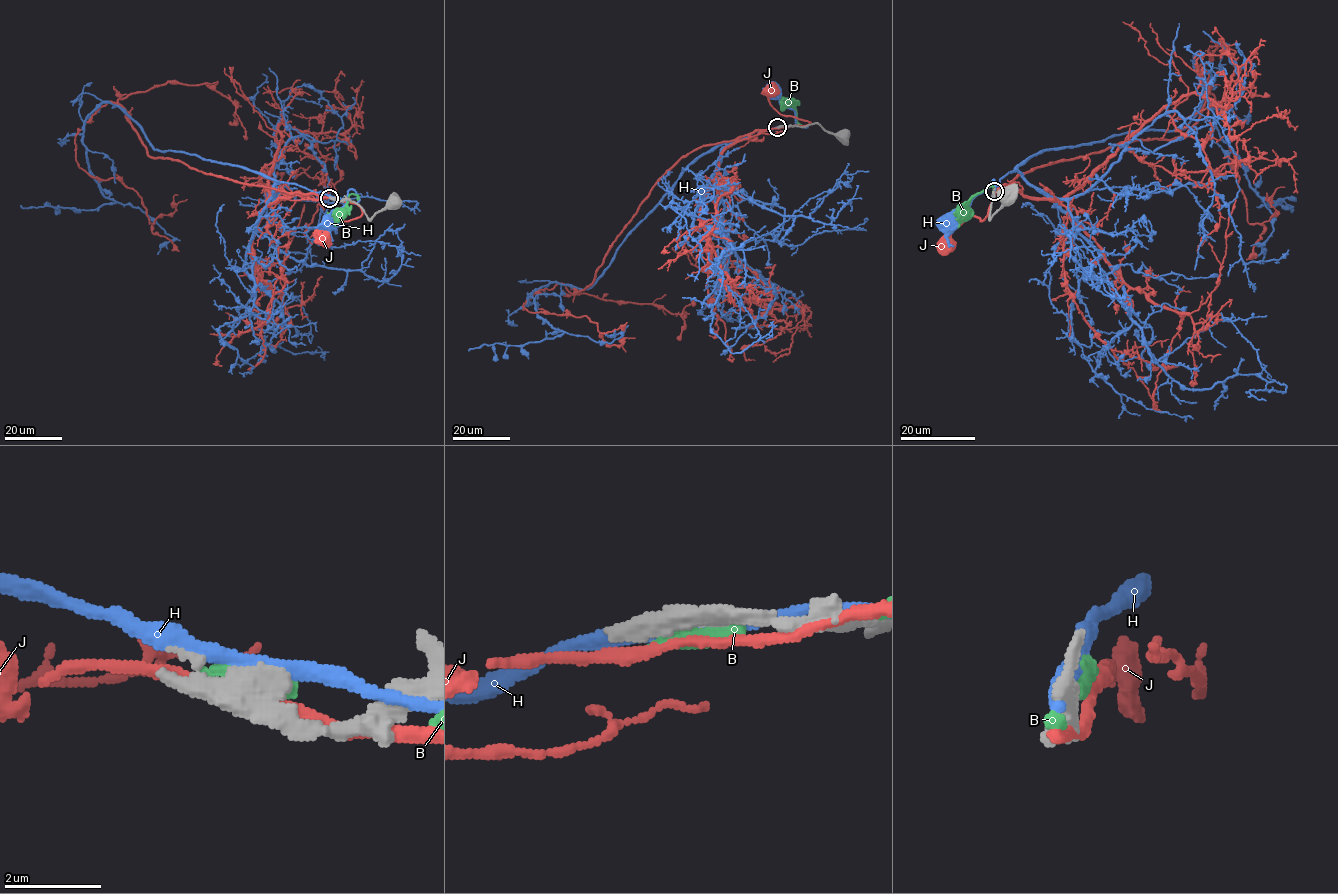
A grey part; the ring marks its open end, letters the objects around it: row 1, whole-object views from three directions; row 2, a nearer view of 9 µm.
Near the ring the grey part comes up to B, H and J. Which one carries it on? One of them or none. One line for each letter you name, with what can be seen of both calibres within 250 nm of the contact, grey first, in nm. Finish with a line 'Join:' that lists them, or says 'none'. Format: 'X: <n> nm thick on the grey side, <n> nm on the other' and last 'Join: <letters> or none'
Join: none

